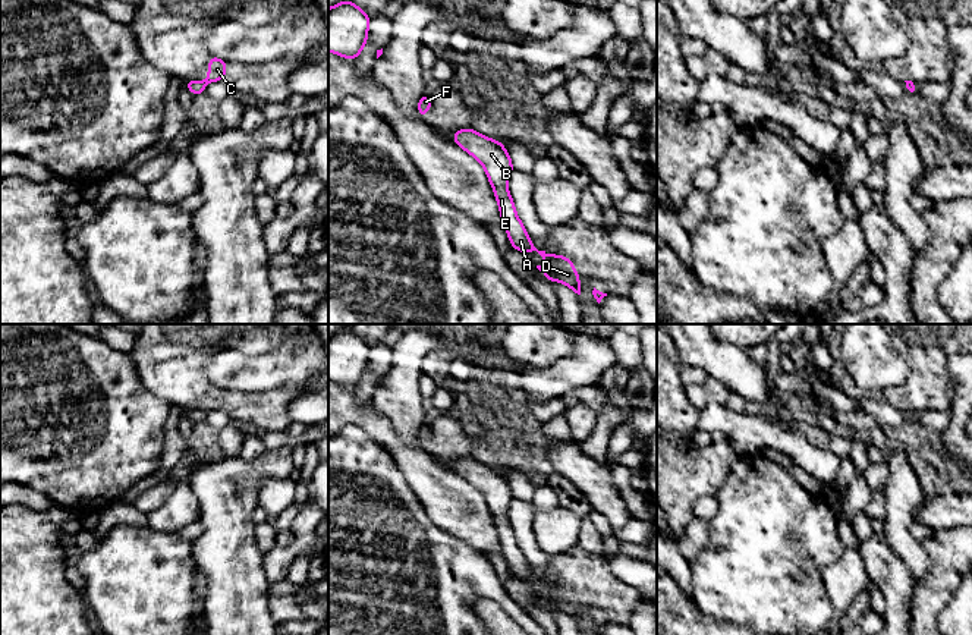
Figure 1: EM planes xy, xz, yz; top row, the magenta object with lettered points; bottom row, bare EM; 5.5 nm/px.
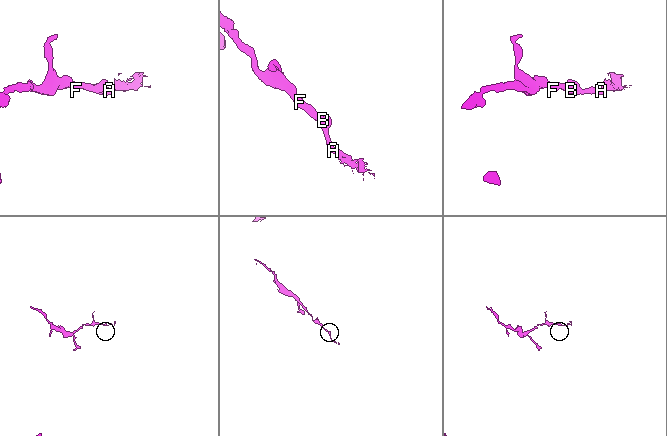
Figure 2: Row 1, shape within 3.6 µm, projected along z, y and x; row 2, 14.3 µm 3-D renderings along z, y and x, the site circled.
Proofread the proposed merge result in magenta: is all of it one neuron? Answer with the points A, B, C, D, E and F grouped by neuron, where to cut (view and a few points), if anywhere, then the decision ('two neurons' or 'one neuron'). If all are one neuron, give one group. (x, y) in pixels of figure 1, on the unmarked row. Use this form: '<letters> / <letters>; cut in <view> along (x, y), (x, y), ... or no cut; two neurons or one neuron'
A B E F / C D; cut in xz along (532, 575), (534, 578); two neurons

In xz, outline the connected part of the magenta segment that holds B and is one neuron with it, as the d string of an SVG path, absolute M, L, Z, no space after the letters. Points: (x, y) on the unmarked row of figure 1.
M459 458L453 462L453 471L475 485L485 497L512 576L525 582L532 582L534 573L516 543L515 531L507 518L513 494L504 474L500 469L485 466L475 458Z

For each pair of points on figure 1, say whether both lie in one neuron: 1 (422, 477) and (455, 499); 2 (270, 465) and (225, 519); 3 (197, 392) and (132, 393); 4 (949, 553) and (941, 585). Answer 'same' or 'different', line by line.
1: same
2: same
3: different
4: same

